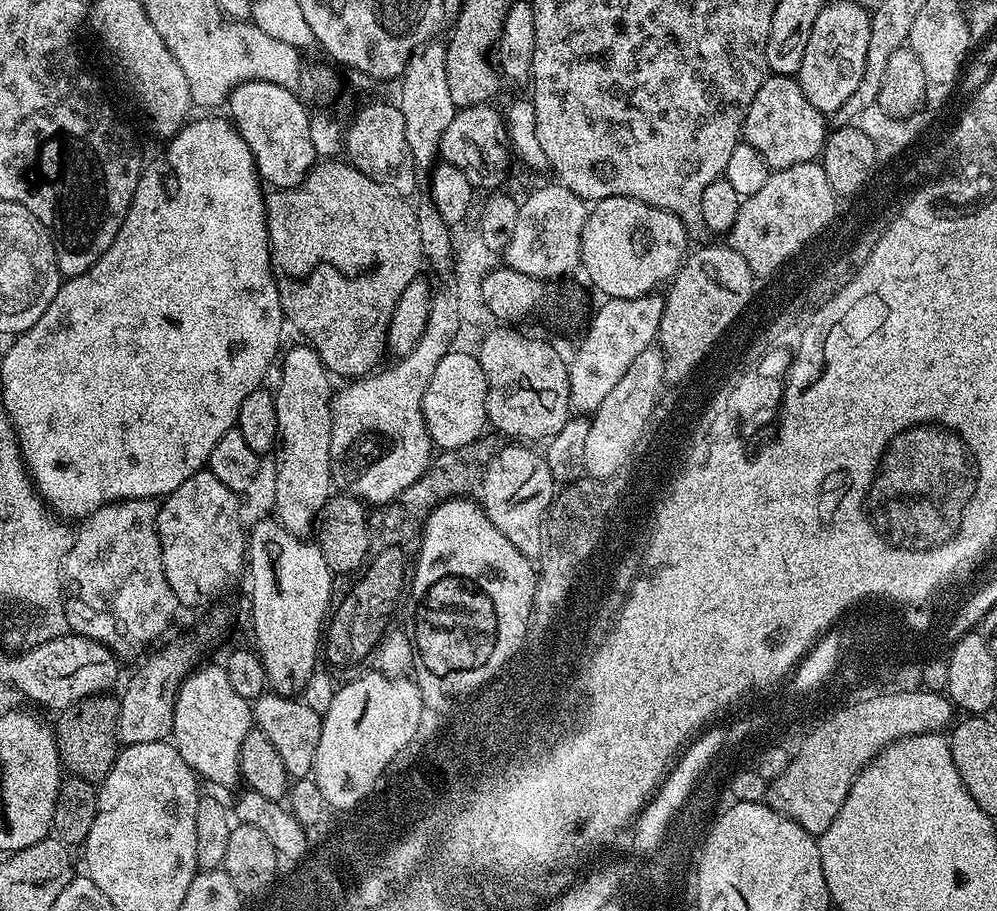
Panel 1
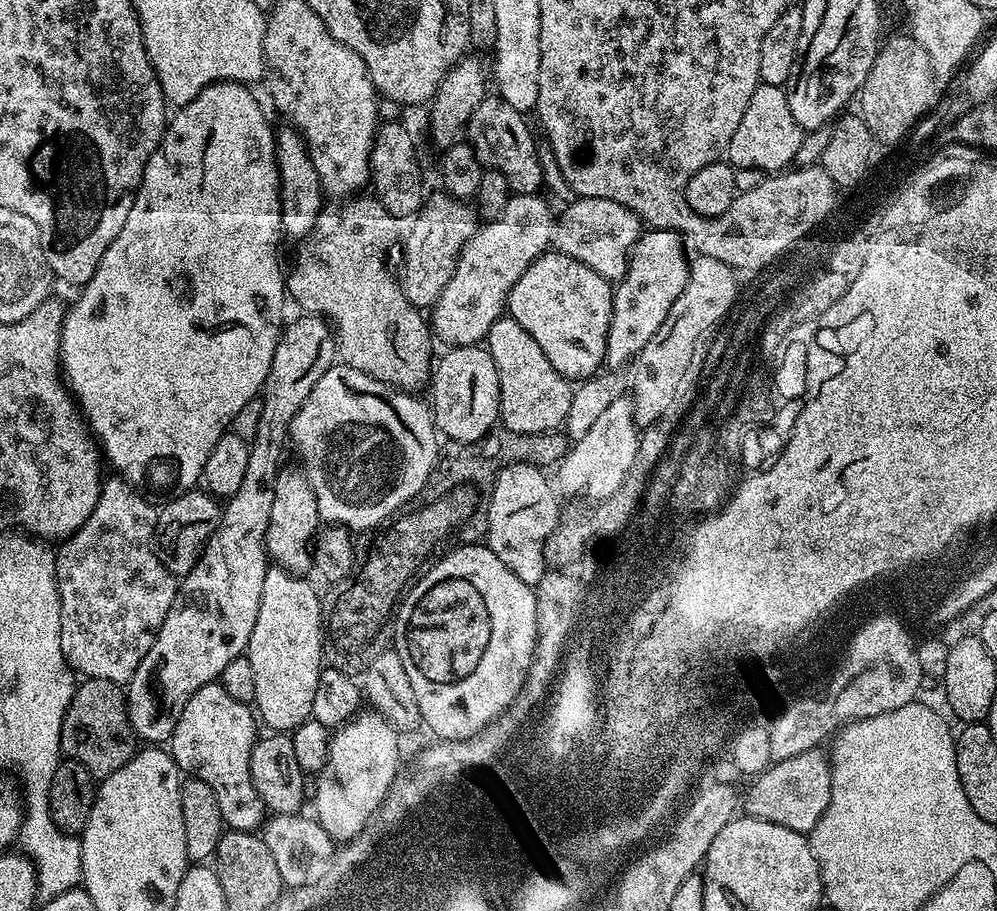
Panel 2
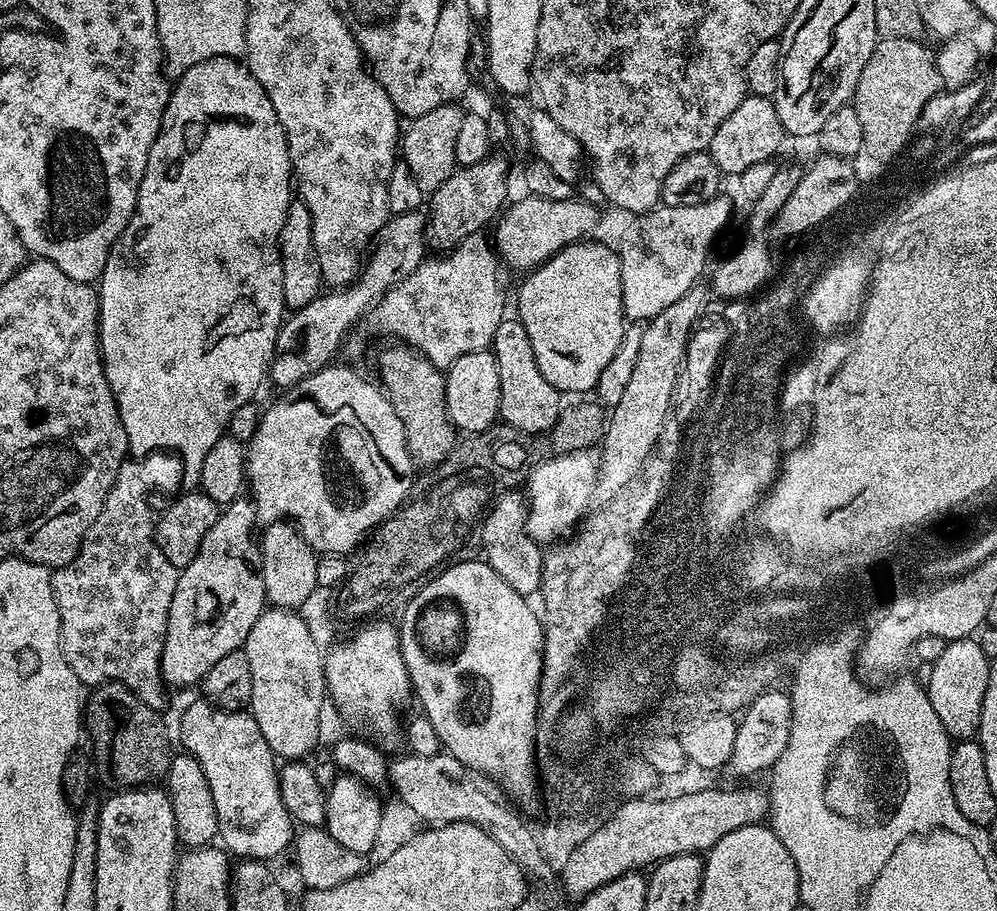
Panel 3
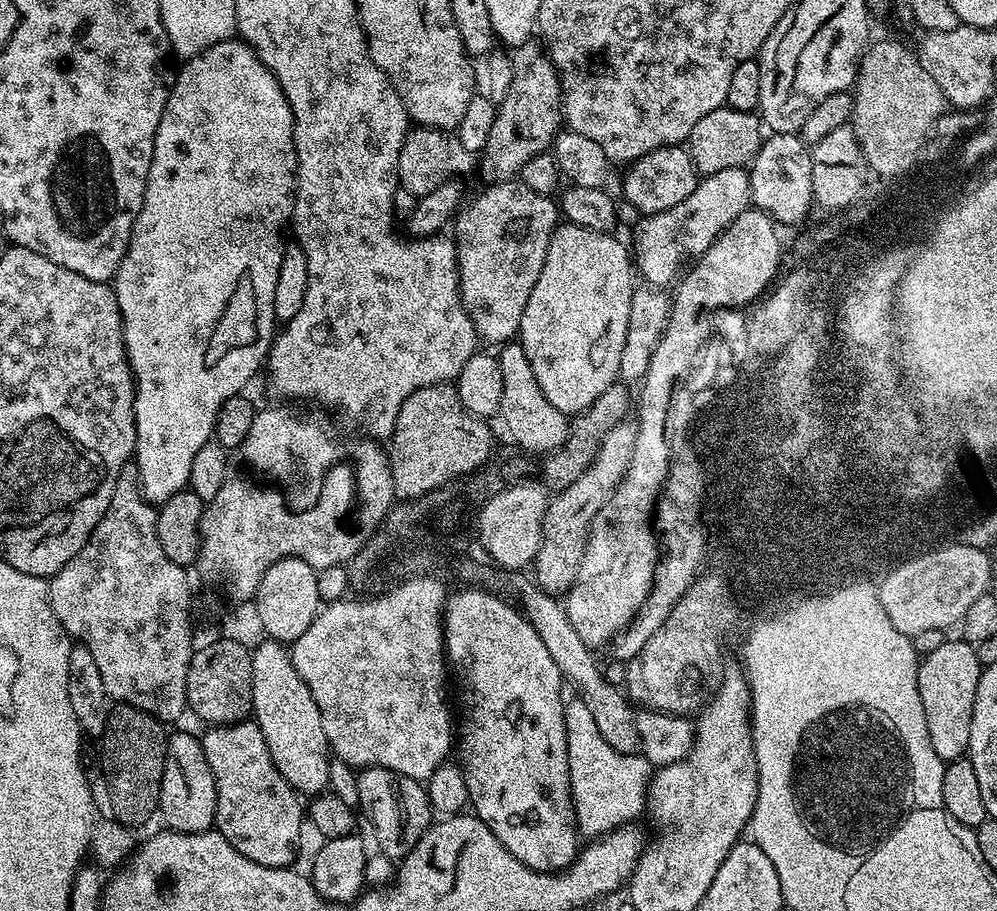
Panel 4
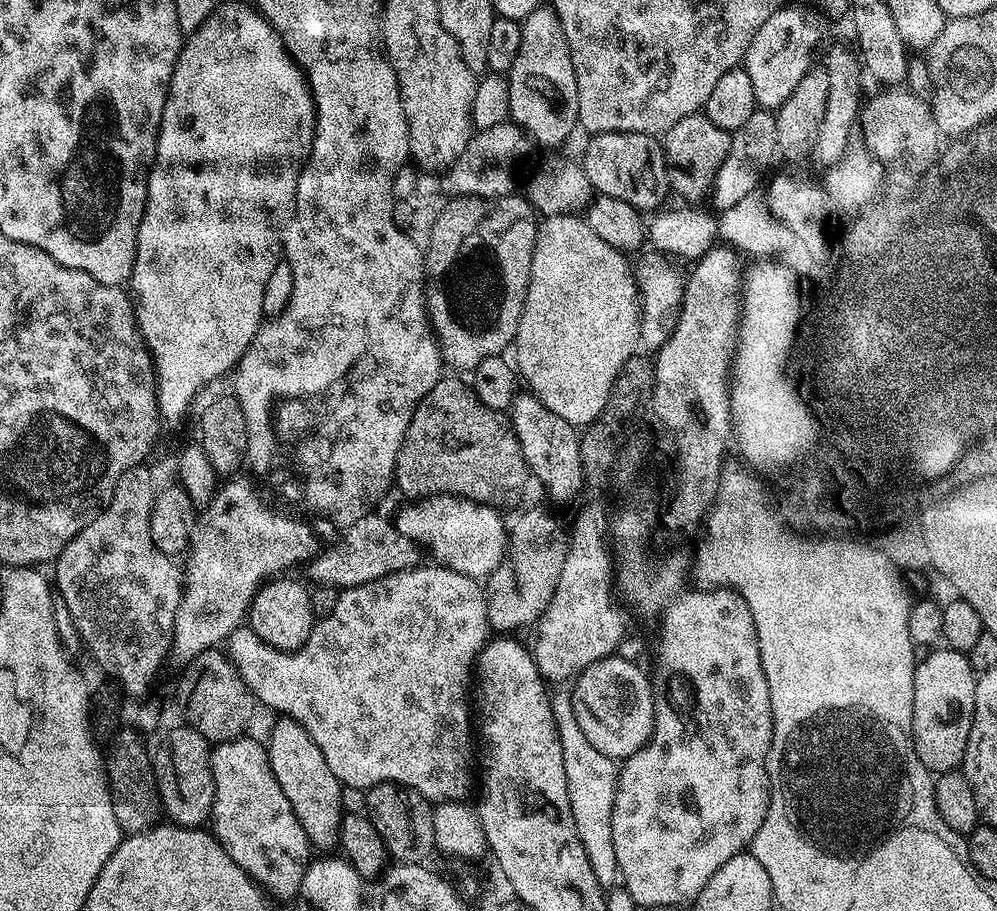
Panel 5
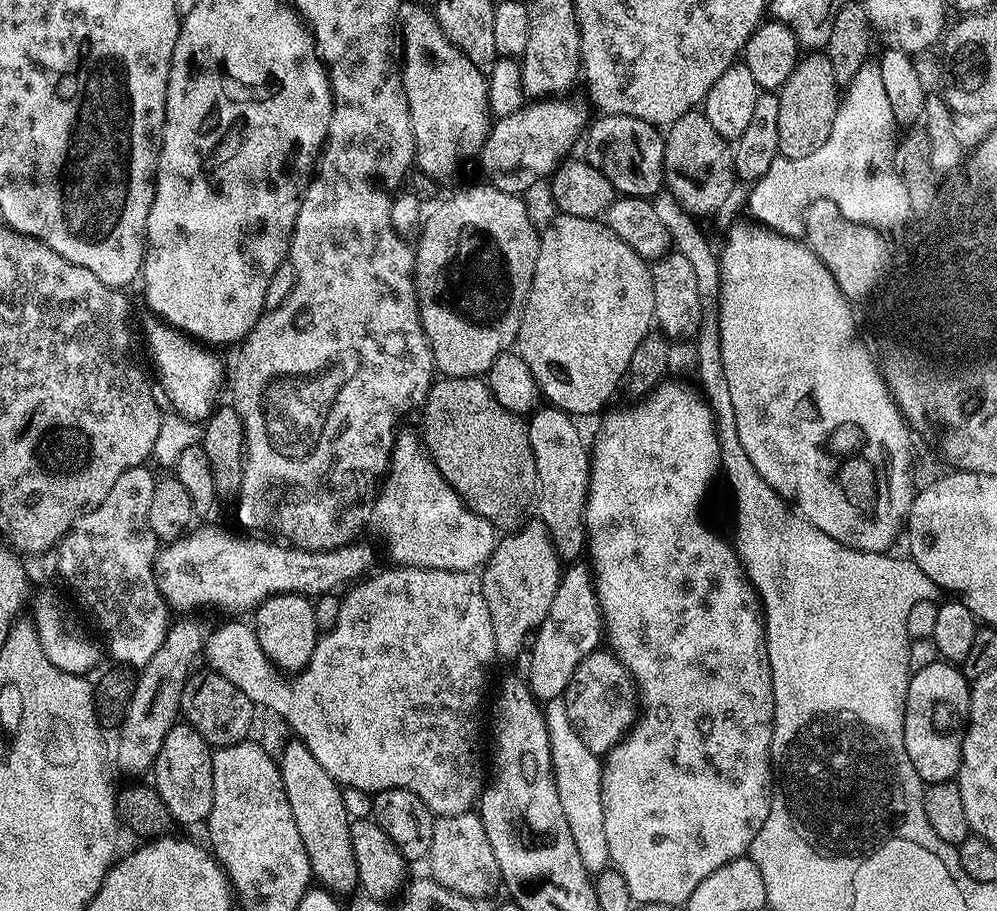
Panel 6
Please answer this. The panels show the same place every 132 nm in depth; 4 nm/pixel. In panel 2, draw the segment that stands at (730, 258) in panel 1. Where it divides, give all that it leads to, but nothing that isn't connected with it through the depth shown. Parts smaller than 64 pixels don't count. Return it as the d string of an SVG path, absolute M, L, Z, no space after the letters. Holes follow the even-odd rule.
M696 256L695 259L691 261L686 286L682 290L682 294L678 294L678 298L674 298L674 306L670 306L670 314L666 314L666 322L662 322L662 326L658 326L658 334L654 334L654 338L650 338L650 342L646 342L646 346L642 346L642 350L636 355L635 361L631 365L631 368L633 368L632 380L630 376L630 399L632 401L632 418L641 429L651 428L652 425L658 423L659 420L665 417L672 407L676 405L680 380L683 380L683 376L692 368L696 355L701 352L704 340L706 339L708 332L712 329L712 324L715 324L716 320L719 320L720 315L723 315L724 310L728 307L728 304L731 303L733 289L732 275L731 272L728 272L727 268L724 268L725 264L726 262L718 262L718 258L706 258L705 256Z

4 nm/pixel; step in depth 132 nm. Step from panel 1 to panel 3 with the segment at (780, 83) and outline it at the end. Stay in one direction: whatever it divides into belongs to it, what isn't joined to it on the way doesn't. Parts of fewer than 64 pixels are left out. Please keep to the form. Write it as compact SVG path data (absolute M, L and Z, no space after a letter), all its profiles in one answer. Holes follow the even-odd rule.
M745 95L743 102L726 118L718 130L715 131L713 140L710 142L707 153L718 170L725 177L740 177L750 166L758 166L758 162L766 162L773 159L776 151L786 141L786 133L782 122L778 118L778 110L775 103L767 96Z

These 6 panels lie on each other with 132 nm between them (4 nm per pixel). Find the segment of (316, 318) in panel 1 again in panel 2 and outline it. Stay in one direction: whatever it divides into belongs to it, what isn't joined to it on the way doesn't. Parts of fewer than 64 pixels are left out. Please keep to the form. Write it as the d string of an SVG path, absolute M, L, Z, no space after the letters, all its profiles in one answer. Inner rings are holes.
M360 194L325 207L318 214L318 222L310 234L299 241L292 272L286 276L286 292L296 299L305 313L323 316L332 326L336 337L336 351L343 363L401 392L419 393L420 387L429 383L434 367L432 344L434 336L429 321L421 309L407 300L401 281L388 269L392 251L397 251L397 217L391 216L371 195Z

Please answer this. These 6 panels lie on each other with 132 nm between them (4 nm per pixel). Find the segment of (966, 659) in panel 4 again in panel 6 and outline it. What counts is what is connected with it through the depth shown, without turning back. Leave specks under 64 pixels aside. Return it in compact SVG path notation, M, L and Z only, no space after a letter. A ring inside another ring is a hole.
M933 659L933 664L924 664L913 671L908 678L908 693L904 703L904 745L918 778L925 785L941 784L947 780L955 781L960 775L962 750L964 749L964 731L968 728L968 711L970 710L970 681L955 663Z

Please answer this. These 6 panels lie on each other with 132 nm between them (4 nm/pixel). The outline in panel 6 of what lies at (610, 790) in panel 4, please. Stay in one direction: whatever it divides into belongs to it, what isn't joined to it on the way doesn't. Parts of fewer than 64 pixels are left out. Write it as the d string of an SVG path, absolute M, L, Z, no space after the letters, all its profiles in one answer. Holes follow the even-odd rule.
M549 700L543 705L546 734L550 738L550 758L552 773L558 790L558 798L562 801L562 810L566 813L566 823L570 825L570 834L574 838L574 846L578 846L578 855L582 857L582 866L590 874L598 874L609 865L608 847L606 846L606 826L602 823L602 788L600 786L601 757L595 756L578 738L574 726L570 722L570 714L566 714L566 702Z

